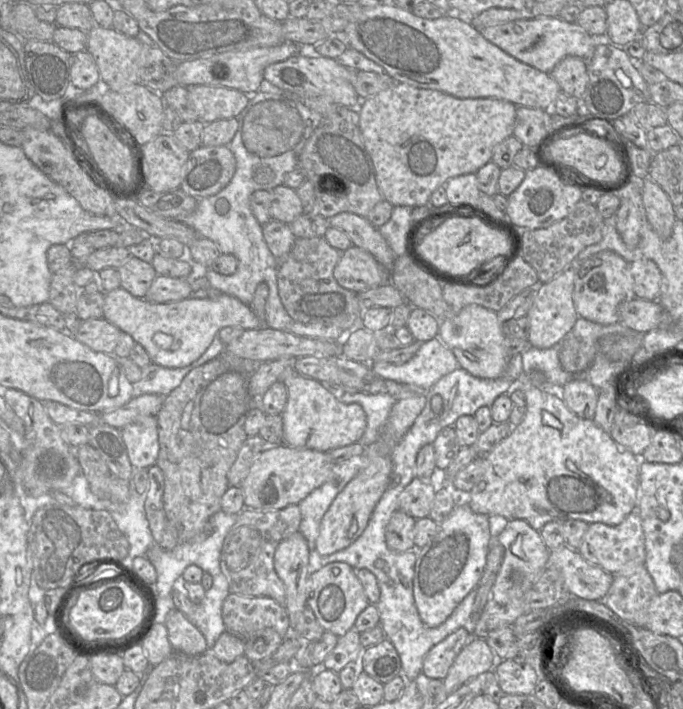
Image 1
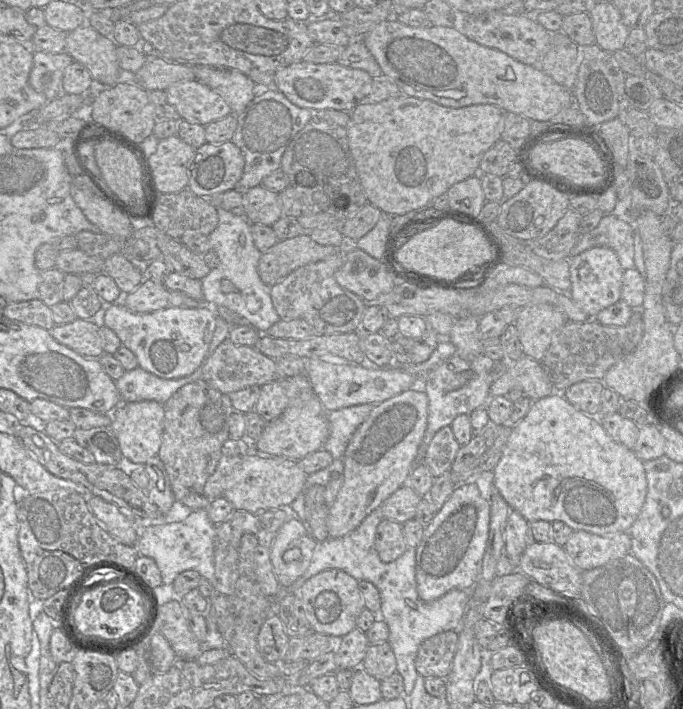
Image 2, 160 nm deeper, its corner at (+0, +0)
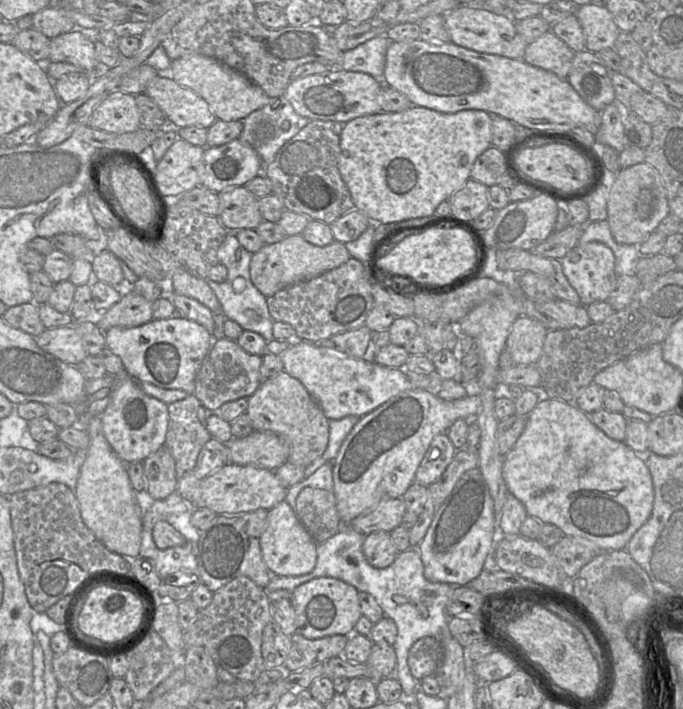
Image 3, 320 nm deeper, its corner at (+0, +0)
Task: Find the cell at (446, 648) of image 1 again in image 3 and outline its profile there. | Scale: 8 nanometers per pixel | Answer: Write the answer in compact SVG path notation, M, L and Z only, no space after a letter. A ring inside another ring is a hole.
M423 637L410 648L408 666L412 676L418 681L427 676L436 676L442 663L443 647L439 637Z

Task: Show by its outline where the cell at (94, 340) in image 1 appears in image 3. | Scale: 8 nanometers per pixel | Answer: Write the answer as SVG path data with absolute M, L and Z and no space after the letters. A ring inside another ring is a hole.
M73 324L46 328L35 340L42 350L73 366L77 366L88 355Z

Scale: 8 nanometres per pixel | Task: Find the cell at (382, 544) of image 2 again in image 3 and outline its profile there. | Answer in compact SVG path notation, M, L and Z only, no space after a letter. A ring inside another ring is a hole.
M376 531L365 537L363 554L367 562L375 568L391 565L399 553L392 542L390 532Z

